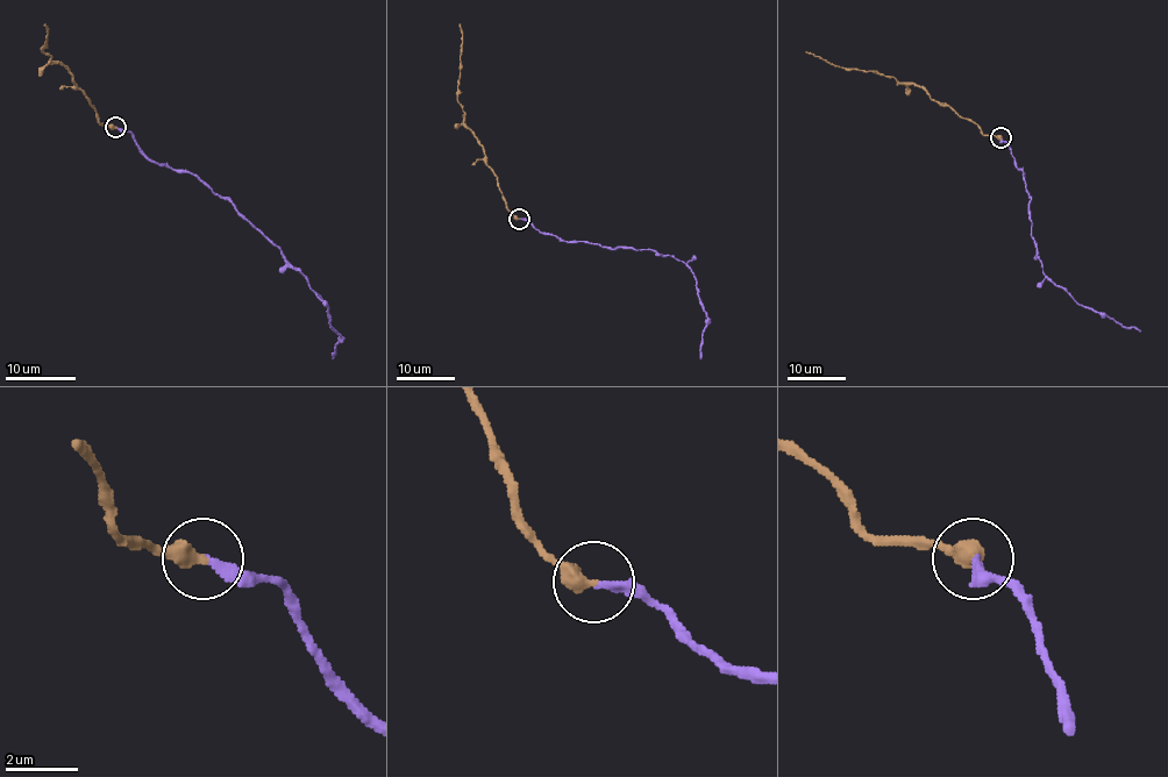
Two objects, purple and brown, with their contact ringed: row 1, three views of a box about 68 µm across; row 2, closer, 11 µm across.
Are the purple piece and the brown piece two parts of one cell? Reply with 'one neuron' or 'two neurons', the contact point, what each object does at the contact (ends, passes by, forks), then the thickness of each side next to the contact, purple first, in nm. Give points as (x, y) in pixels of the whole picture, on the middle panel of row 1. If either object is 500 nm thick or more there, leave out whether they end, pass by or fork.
one neuron; place (519, 219); purple ends; brown ends; calibres 260 and 460 nm

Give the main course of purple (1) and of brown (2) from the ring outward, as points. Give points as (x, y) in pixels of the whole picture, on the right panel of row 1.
1: (999, 138), (1009, 145), (1023, 172), (1032, 240), (1042, 272), (1077, 303), (1140, 332)
2: (999, 138), (985, 135), (946, 105), (937, 104), (920, 87), (880, 72), (845, 70), (806, 51)

